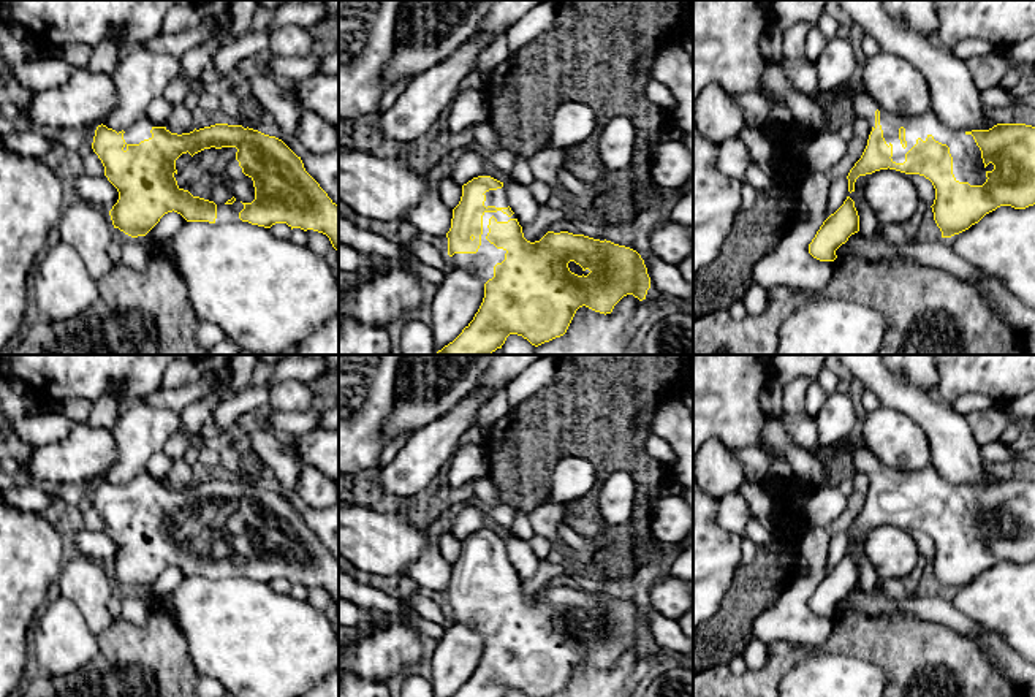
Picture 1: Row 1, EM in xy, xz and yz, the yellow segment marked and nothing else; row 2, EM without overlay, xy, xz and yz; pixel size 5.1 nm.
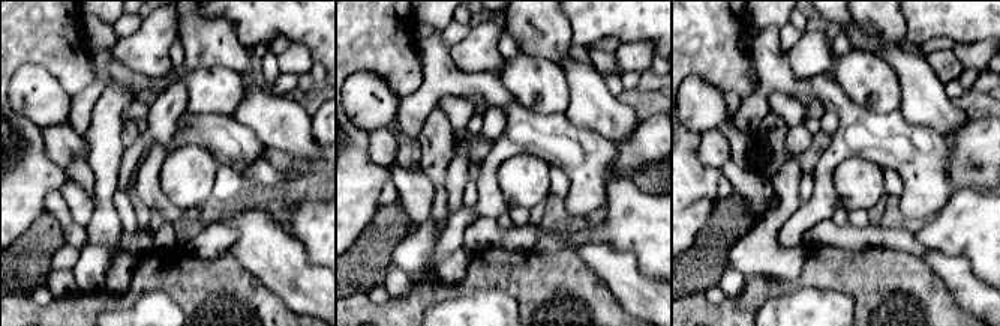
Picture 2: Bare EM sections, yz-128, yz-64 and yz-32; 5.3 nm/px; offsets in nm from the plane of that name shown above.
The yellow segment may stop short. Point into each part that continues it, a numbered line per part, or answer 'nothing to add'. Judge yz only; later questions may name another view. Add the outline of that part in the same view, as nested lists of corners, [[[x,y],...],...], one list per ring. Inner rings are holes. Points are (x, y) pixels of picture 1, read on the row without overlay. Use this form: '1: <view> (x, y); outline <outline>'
1: yz (967, 520); outline [[[851,436],[844,442],[856,470],[866,474],[874,483],[875,466],[880,466],[883,493],[888,501],[893,501],[893,516],[904,518],[905,508],[916,499],[916,494],[921,493],[926,496],[926,493],[932,489],[935,496],[950,502],[956,535],[969,537],[970,540],[984,539],[984,518],[981,505],[972,489],[967,489],[964,485],[945,482],[932,463],[912,472],[891,469],[880,464],[856,436]]]

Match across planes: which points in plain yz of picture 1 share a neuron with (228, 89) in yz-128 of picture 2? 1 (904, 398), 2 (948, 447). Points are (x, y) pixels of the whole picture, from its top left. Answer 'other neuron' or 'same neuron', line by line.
1: other neuron
2: other neuron

